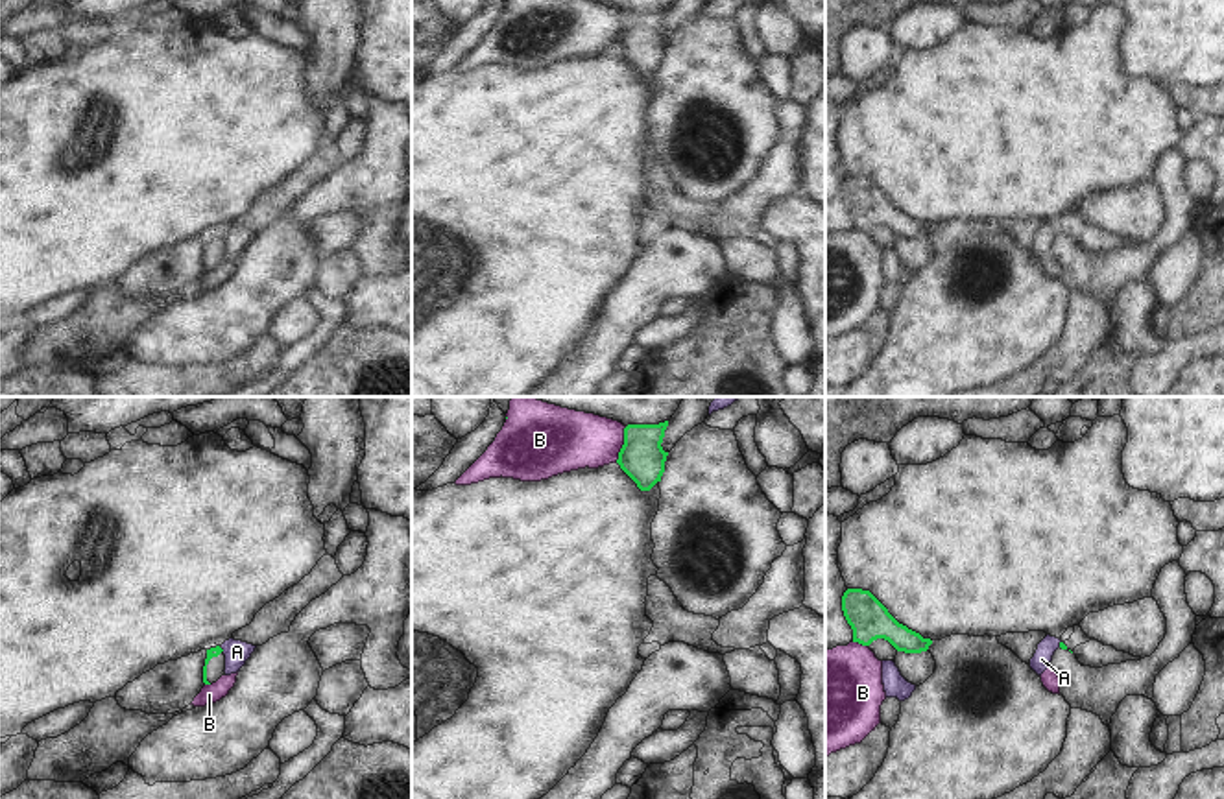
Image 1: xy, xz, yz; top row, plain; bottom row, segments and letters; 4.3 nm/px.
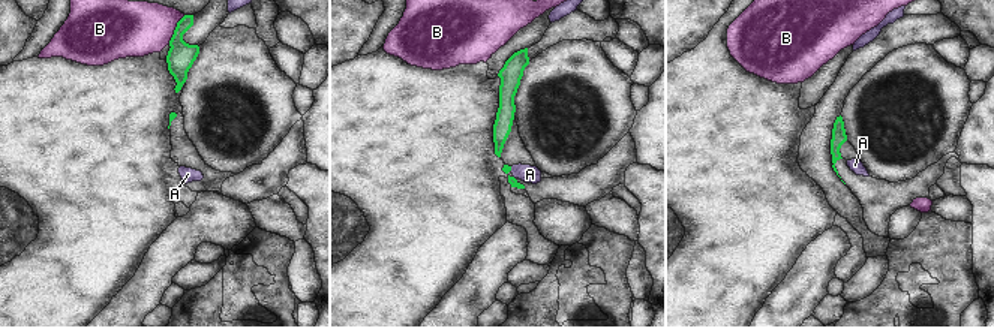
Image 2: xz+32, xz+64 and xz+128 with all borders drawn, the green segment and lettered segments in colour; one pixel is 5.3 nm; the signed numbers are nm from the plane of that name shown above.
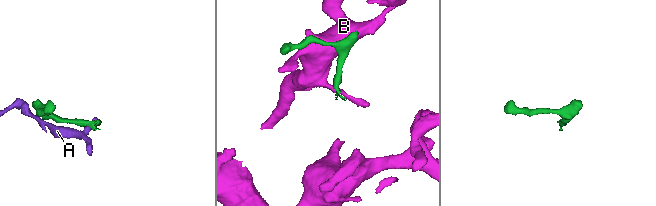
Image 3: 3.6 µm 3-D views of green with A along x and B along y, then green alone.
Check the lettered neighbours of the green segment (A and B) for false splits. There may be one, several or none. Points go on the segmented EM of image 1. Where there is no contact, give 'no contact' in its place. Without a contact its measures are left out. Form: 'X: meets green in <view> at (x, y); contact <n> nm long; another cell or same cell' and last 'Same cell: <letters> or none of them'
A: meets green in yz at (1060, 644); contact 30 nm long; another cell
B: meets green in xz at (623, 445); contact 170 nm long; another cell
Same cell: none of them

